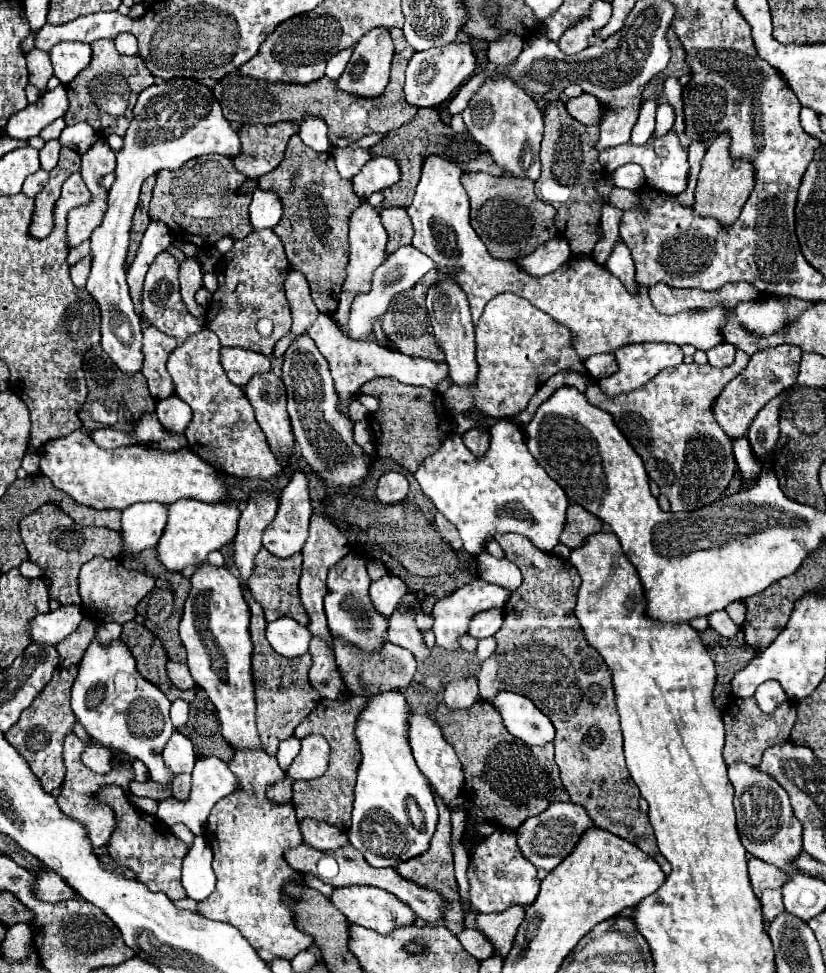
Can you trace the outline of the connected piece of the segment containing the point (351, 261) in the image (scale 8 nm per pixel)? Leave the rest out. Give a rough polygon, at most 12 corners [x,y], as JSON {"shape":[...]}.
{"shape":[[366,200],[350,216],[350,254],[338,308],[370,290],[386,230]]}

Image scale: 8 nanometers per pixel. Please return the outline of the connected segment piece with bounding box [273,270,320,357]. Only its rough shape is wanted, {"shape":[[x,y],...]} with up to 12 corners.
{"shape":[[294,270],[286,278],[286,300],[294,324],[276,343],[283,356],[294,338],[320,316],[306,278]]}

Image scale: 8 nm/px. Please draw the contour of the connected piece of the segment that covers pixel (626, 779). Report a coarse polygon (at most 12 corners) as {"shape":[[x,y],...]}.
{"shape":[[494,536],[524,580],[482,700],[530,698],[570,800],[670,874],[624,762],[610,670],[574,616],[580,574]]}

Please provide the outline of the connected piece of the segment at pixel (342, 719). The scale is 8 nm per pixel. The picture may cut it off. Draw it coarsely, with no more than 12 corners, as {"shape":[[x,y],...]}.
{"shape":[[364,696],[320,700],[294,736],[330,744],[324,776],[292,784],[298,822],[348,830]]}

